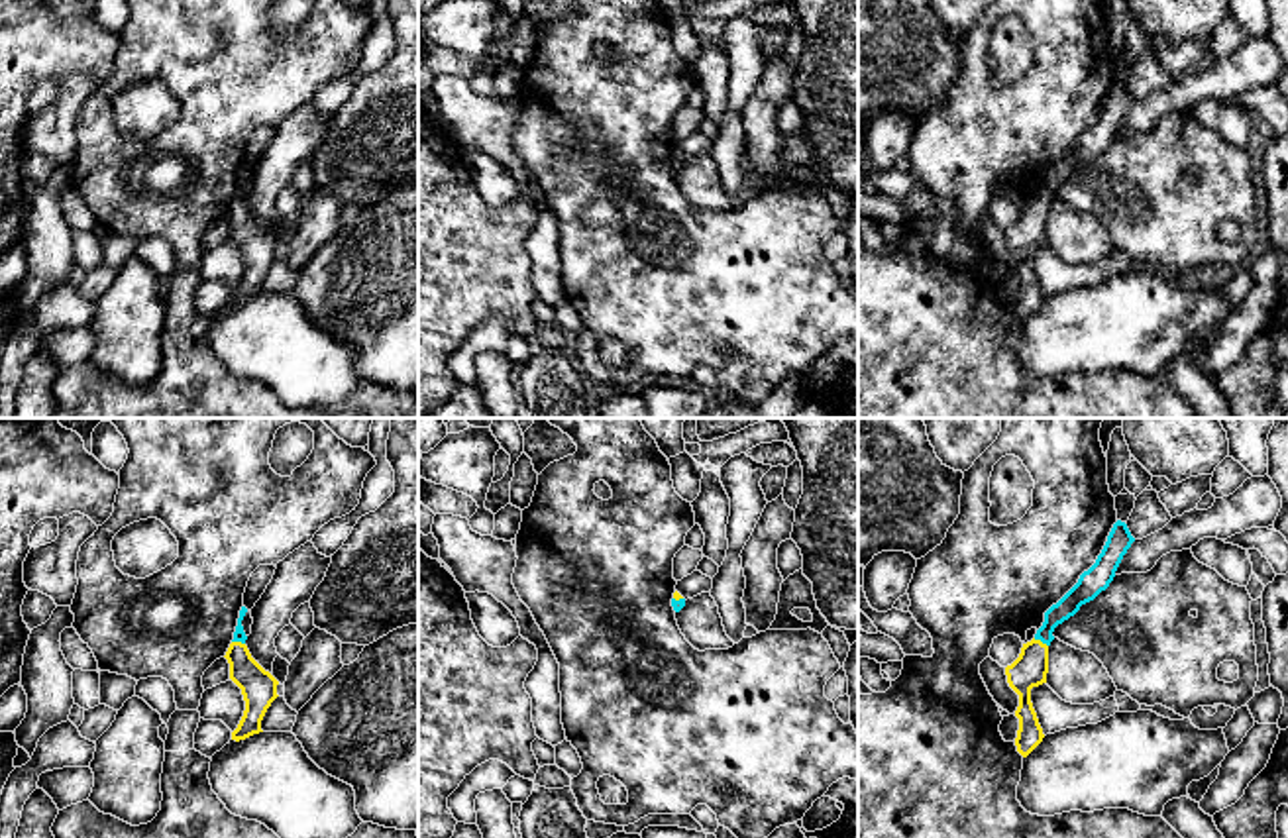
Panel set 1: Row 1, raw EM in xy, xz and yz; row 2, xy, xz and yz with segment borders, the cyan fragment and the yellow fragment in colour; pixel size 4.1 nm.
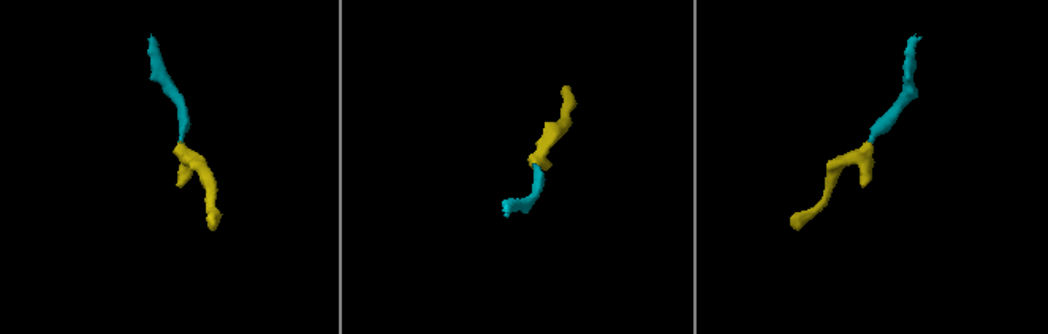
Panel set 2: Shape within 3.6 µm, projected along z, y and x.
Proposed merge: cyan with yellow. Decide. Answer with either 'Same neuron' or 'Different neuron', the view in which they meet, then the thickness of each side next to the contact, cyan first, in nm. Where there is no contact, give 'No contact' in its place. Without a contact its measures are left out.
Same neuron. Touches cyan in yz. Thickness 90 nm (cyan) against 150 nm

